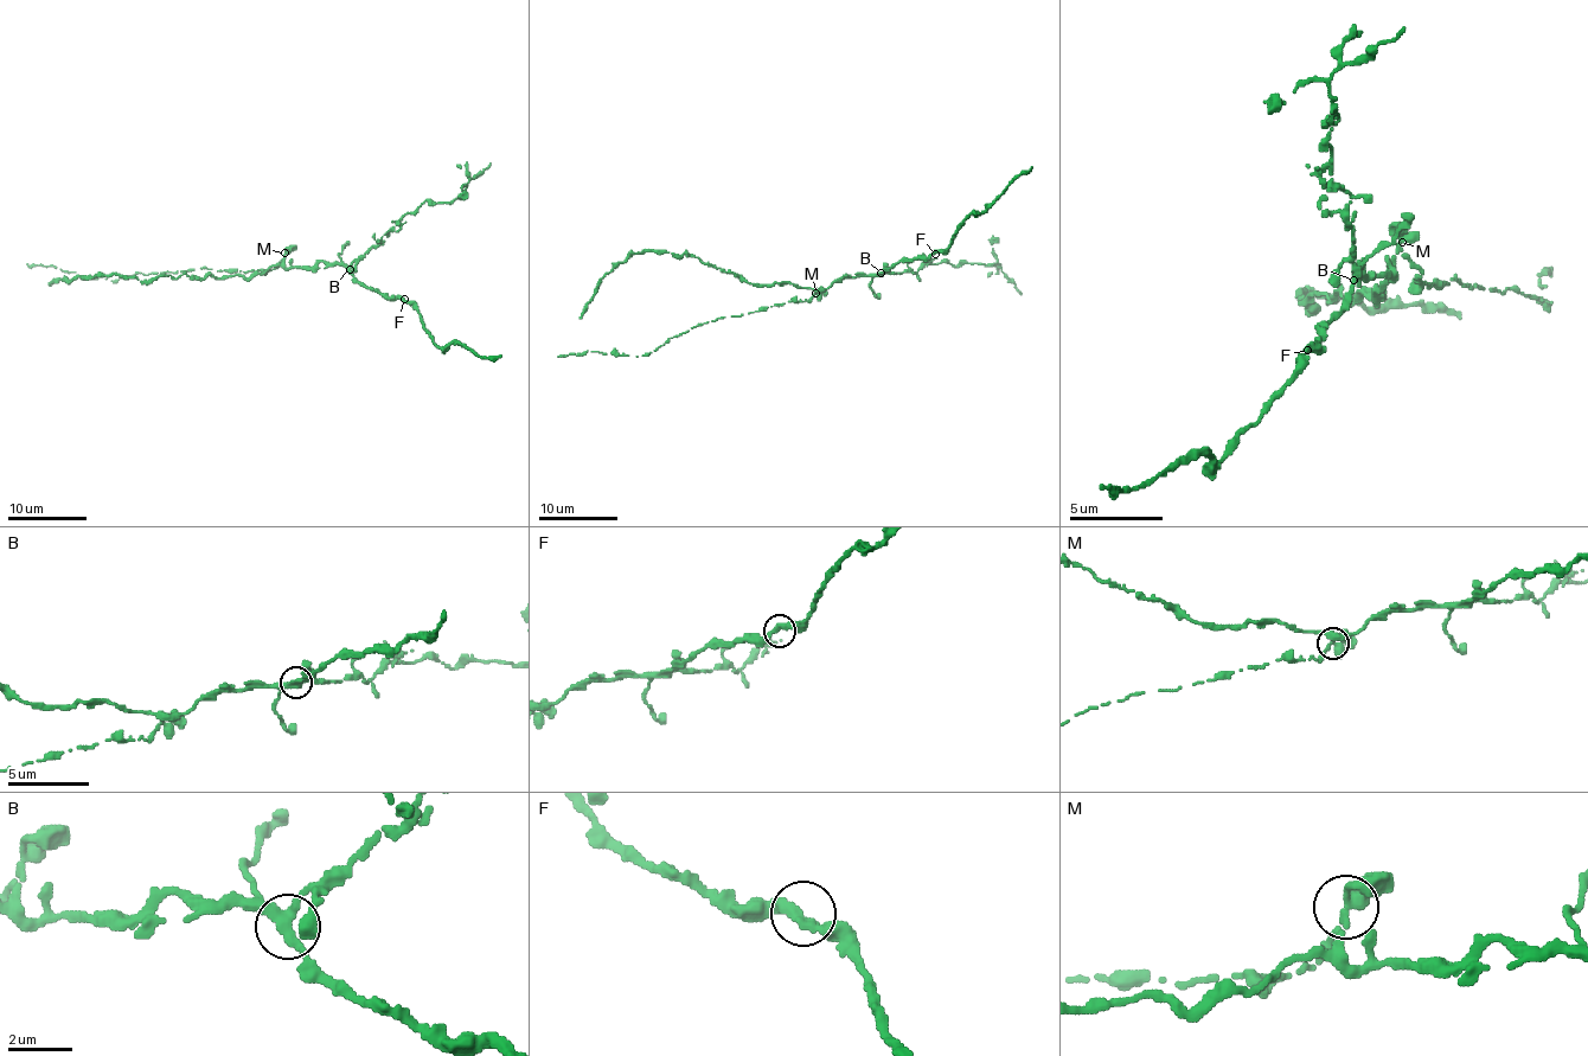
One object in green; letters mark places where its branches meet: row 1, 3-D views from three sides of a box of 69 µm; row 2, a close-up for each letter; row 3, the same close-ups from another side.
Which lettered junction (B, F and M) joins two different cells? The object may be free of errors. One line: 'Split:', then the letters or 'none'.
Split: M

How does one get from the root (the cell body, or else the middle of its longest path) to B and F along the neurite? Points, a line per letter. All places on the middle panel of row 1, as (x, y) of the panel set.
B: (813, 290), (827, 289), (845, 277), (881, 273)
F: (813, 290), (827, 289), (845, 277), (882, 273), (897, 262), (935, 254)

